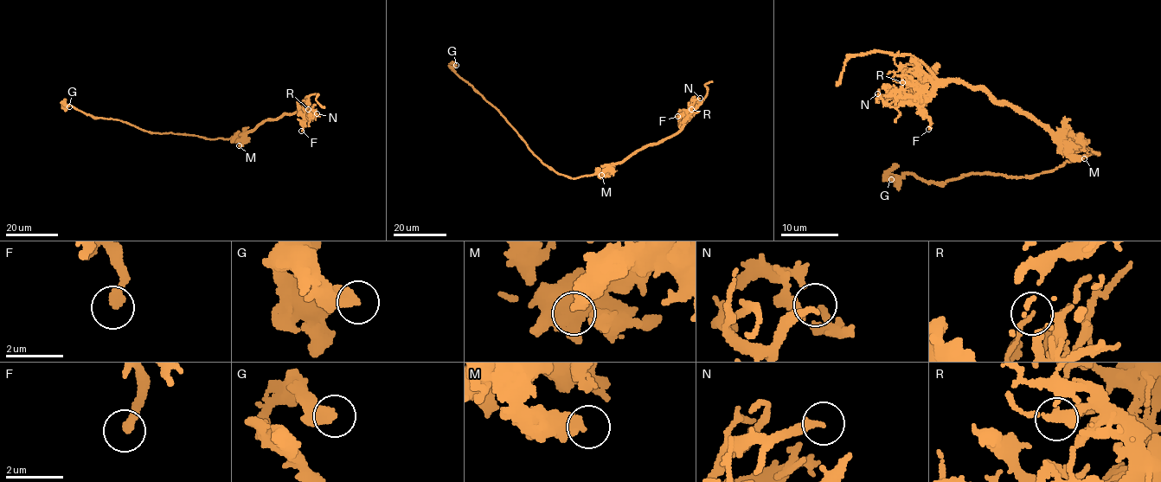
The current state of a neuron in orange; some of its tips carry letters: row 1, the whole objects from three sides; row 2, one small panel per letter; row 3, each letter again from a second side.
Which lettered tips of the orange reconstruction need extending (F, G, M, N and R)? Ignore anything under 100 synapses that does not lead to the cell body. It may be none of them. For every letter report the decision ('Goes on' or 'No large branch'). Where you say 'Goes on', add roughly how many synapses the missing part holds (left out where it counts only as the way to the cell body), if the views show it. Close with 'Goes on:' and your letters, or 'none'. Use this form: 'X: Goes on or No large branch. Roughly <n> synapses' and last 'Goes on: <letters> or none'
F: No large branch
G: No large branch
M: No large branch
N: No large branch
R: No large branch
Goes on: none

